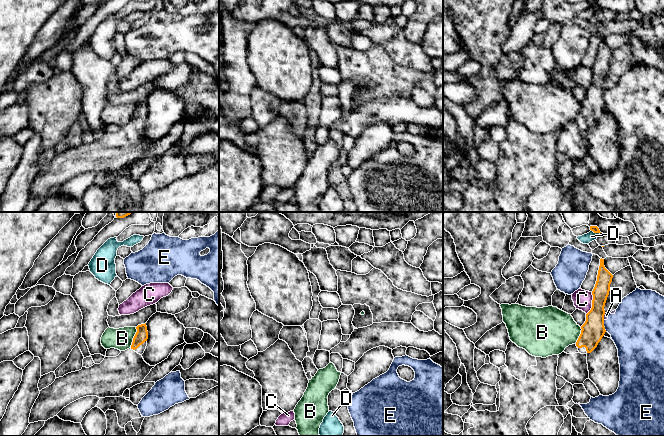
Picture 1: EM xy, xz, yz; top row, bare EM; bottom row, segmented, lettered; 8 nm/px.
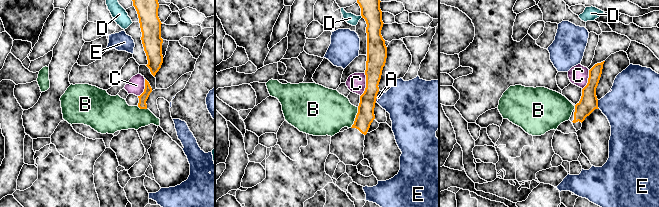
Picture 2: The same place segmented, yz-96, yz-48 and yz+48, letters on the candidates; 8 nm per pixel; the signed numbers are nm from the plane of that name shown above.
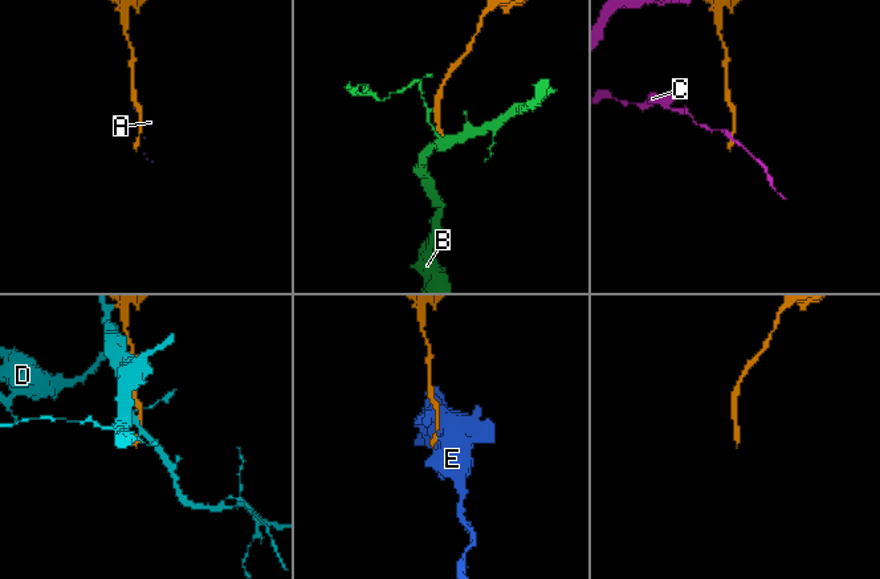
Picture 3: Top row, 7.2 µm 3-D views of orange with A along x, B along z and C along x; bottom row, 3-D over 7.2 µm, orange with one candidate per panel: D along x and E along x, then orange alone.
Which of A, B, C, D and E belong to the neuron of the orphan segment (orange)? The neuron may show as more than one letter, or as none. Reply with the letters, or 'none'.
none

